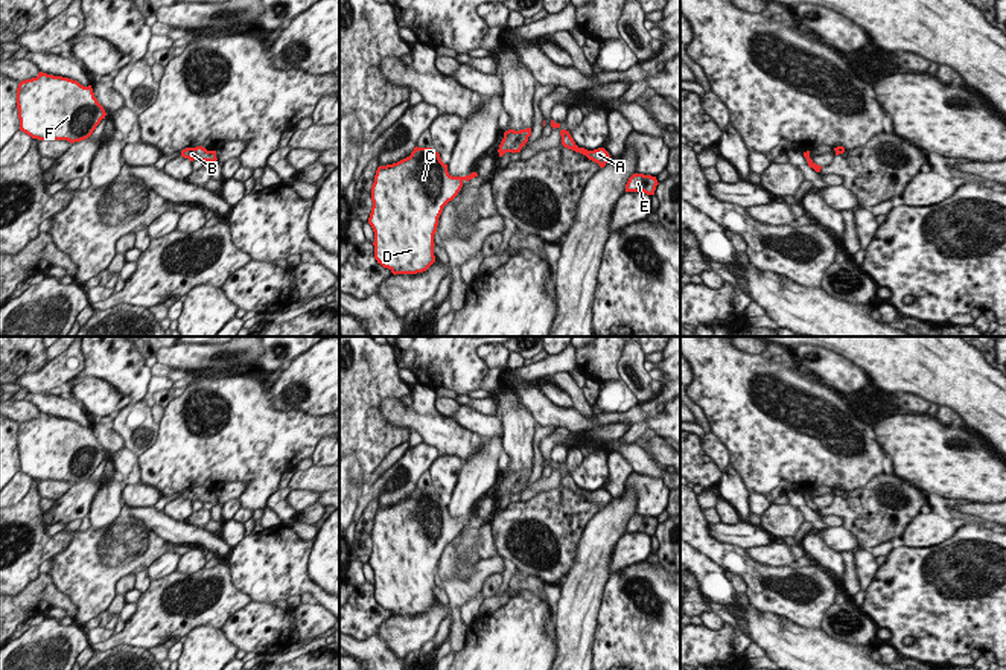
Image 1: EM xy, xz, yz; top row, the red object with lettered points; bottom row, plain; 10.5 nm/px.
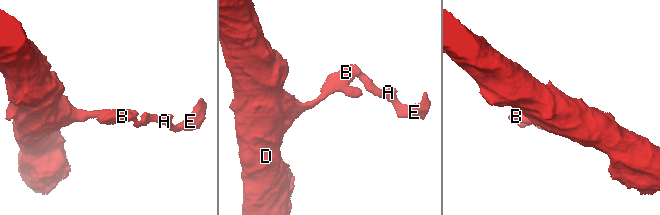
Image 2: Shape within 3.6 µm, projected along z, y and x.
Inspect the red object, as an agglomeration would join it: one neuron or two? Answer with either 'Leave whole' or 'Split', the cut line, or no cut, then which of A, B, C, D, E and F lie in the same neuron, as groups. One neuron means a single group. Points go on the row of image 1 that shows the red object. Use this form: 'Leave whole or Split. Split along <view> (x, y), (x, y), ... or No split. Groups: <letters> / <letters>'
Leave whole. No split. Groups: A B C D E F.

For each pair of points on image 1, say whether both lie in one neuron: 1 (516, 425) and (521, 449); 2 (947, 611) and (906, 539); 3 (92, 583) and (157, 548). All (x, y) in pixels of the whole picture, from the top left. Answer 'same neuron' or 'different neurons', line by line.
1: same neuron
2: different neurons
3: same neuron

